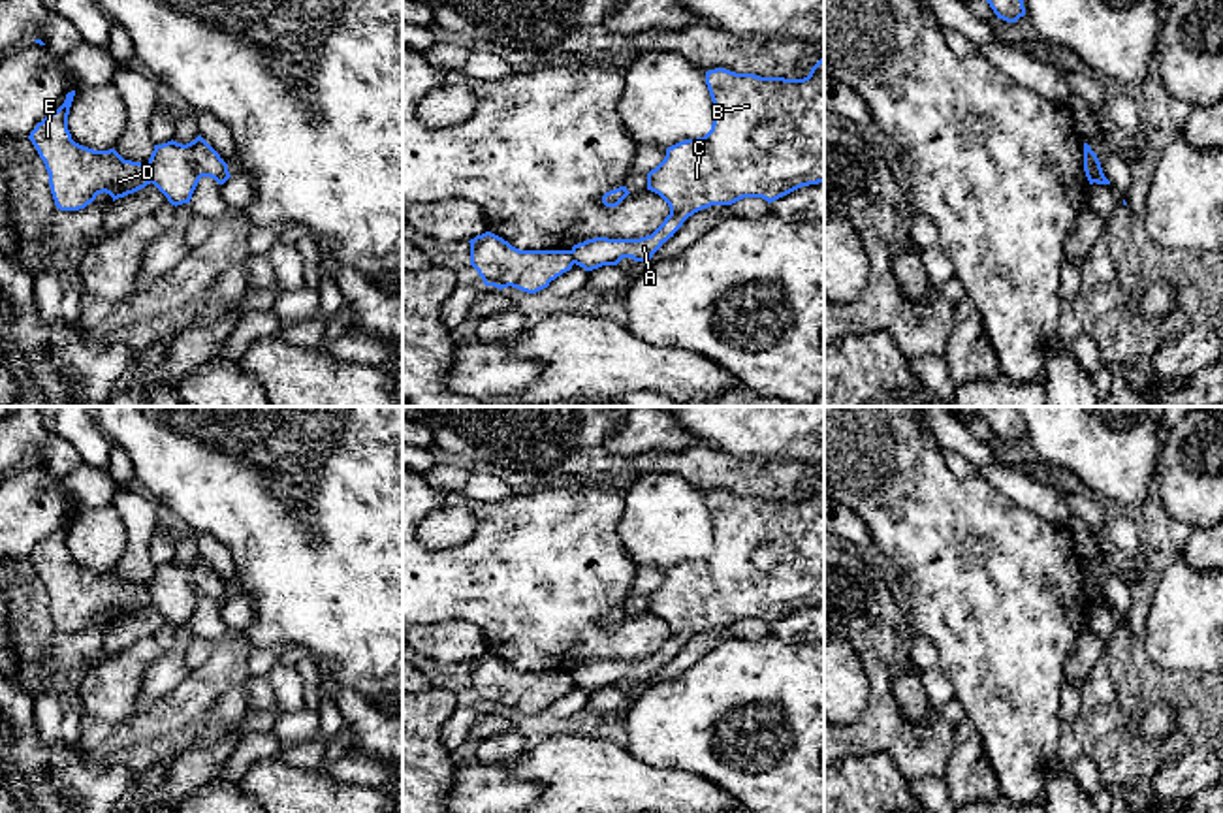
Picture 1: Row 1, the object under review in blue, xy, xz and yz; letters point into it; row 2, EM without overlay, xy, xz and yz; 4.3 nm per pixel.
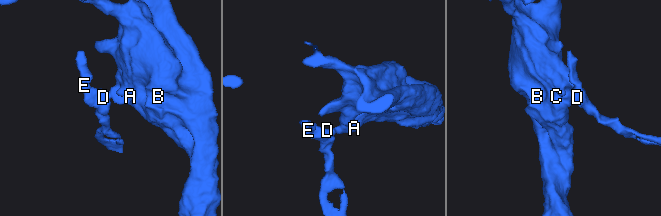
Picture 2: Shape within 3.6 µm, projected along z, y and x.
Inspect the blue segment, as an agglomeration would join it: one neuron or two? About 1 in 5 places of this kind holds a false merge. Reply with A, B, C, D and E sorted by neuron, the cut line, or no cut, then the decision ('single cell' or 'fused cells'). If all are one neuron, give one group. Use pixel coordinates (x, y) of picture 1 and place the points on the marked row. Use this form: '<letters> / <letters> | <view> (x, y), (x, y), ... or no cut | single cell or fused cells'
A B C / D E | xy (145, 164), (153, 181) | fused cells

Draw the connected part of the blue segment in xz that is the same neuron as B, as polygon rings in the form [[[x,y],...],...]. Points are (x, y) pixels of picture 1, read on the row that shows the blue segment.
[[[824,56],[803,79],[760,77],[724,68],[706,72],[713,102],[713,124],[704,137],[666,149],[664,160],[647,173],[647,190],[659,194],[670,215],[640,239],[595,237],[572,247],[576,265],[585,271],[617,265],[623,258],[649,262],[653,254],[694,213],[711,205],[732,205],[743,198],[768,203],[809,184],[824,183]]]

